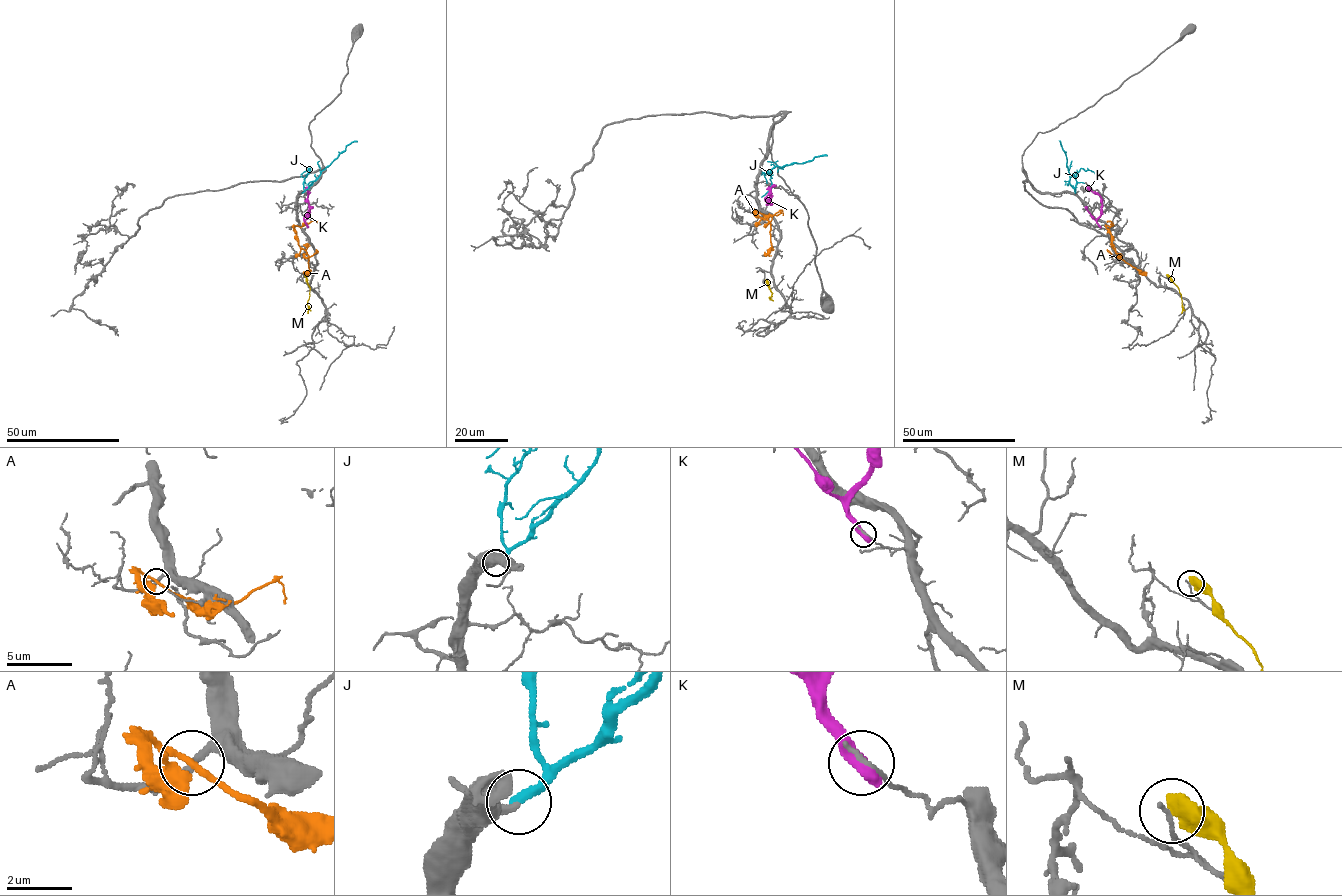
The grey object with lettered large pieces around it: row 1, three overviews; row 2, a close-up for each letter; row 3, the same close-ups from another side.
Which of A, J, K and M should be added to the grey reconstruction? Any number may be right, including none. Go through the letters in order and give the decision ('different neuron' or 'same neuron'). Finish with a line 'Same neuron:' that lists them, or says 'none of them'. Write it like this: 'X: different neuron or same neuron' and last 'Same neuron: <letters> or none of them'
A: different neuron
J: same neuron
K: different neuron
M: different neuron
Same neuron: J

